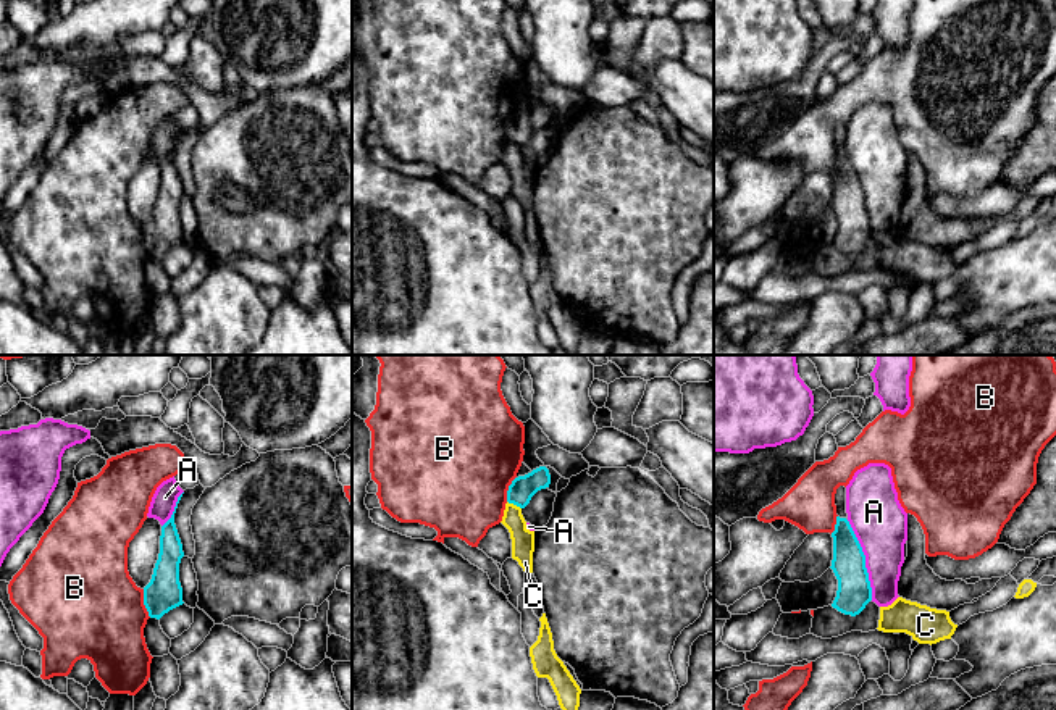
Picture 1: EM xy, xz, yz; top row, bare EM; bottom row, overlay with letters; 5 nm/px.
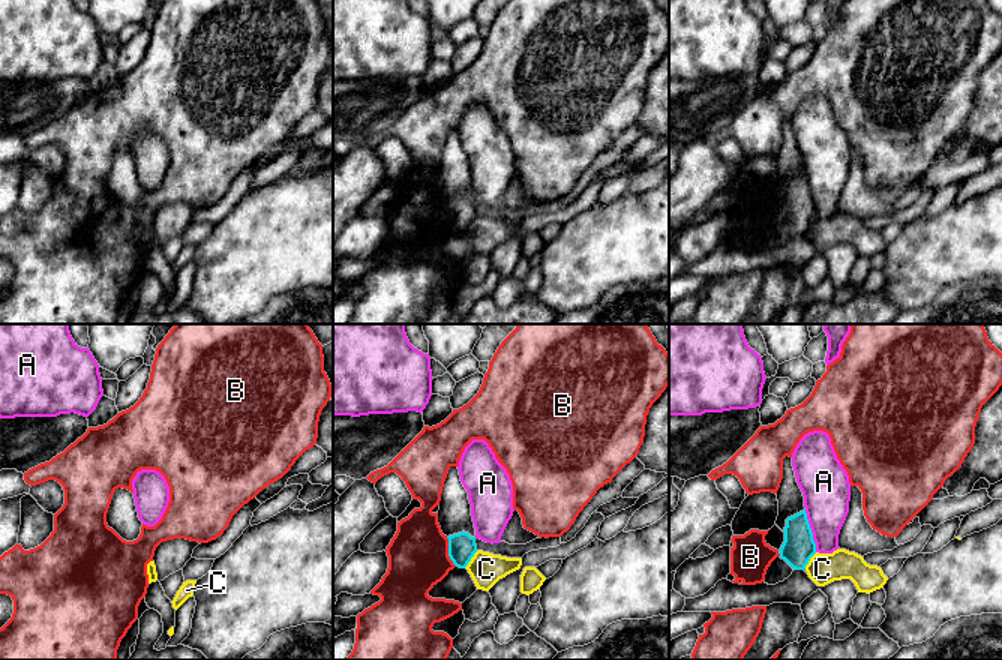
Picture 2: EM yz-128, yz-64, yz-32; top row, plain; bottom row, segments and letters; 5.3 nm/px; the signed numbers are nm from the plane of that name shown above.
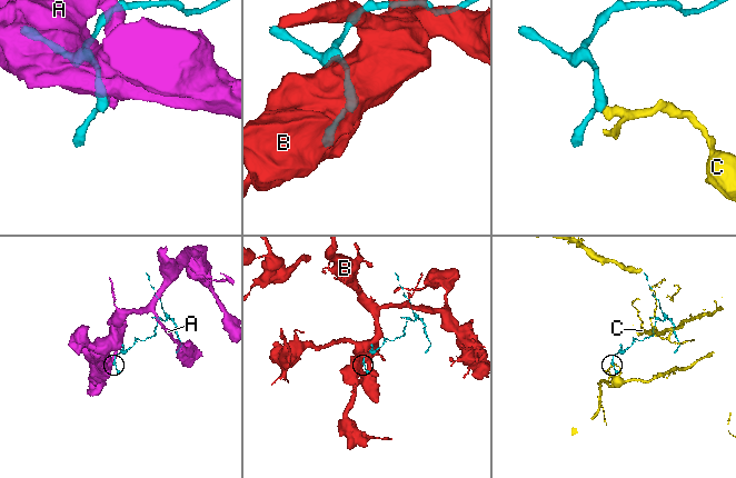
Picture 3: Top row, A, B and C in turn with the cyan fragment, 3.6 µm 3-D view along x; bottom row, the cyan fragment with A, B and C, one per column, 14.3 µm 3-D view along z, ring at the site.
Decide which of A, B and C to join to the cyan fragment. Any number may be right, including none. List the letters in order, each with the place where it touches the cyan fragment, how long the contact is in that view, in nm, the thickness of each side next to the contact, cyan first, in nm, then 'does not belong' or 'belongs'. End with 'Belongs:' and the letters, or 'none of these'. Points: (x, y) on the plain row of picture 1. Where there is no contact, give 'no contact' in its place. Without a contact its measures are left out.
A: contact yz (864, 199); length 420 nm; calibres 170 and 280 nm; does not belong
B: contact xy (144, 242); length 150 nm; calibres 180 and 480 nm; does not belong
C: contact xz (514, 142); length 80 nm; calibres 120 and 110 nm; does not belong
Belongs: none of these

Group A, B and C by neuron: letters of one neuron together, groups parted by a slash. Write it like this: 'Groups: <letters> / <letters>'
Groups: A / B / C

